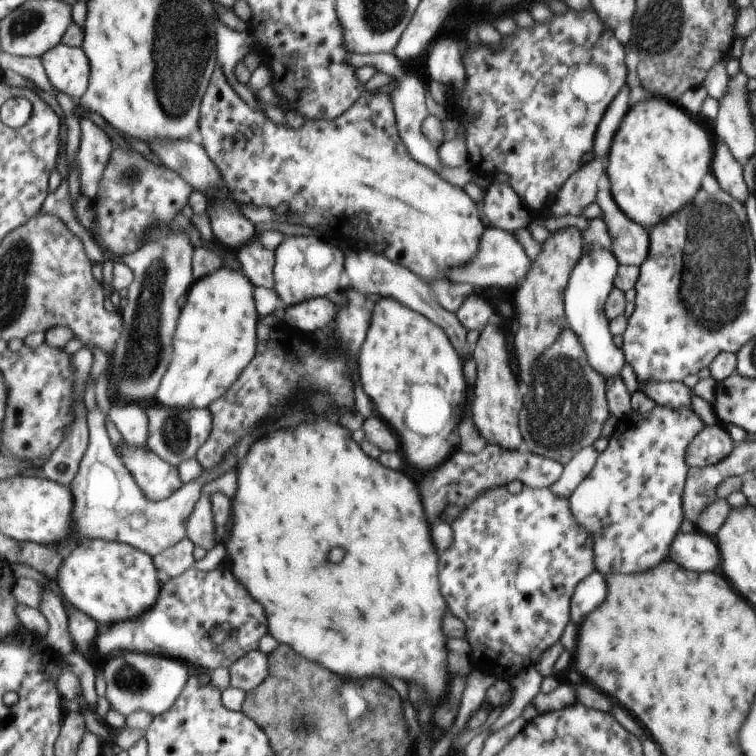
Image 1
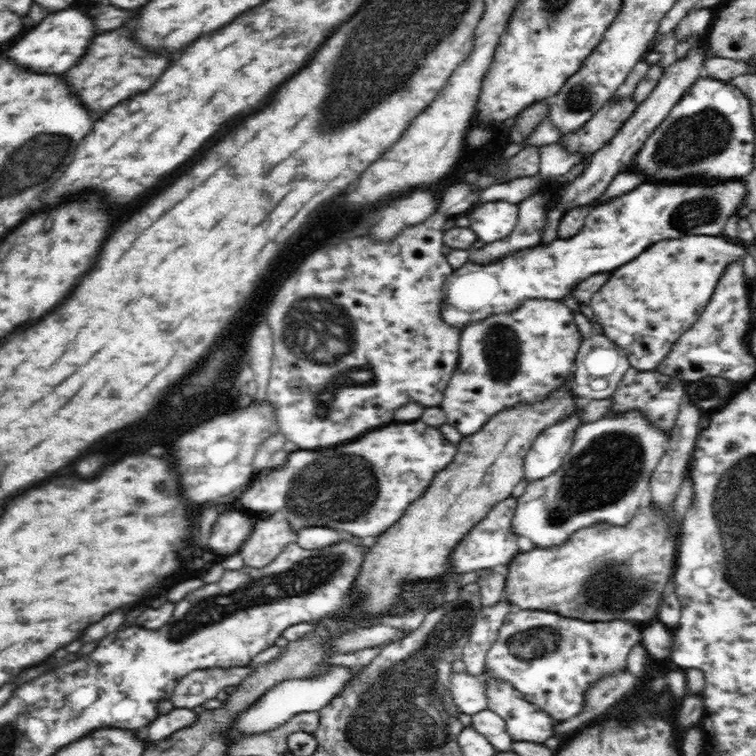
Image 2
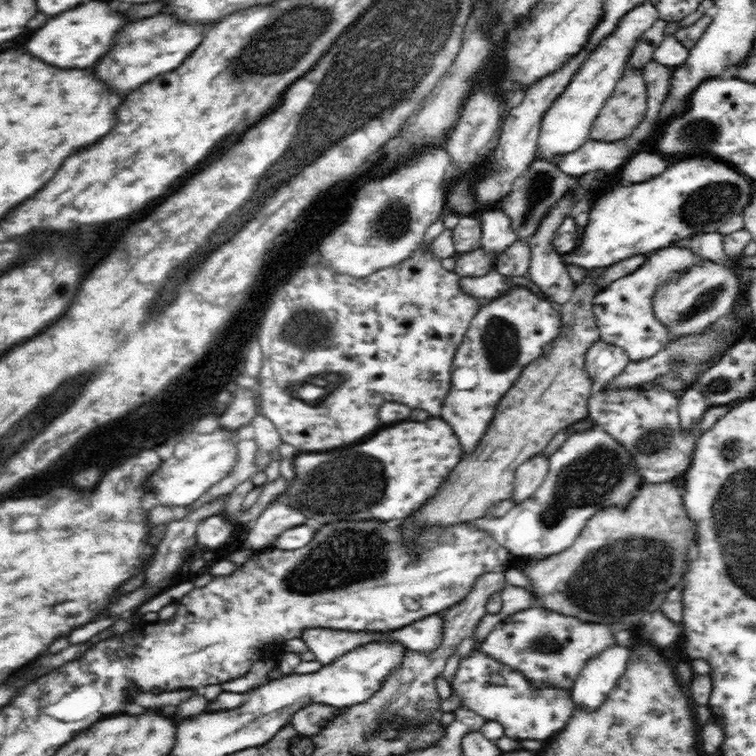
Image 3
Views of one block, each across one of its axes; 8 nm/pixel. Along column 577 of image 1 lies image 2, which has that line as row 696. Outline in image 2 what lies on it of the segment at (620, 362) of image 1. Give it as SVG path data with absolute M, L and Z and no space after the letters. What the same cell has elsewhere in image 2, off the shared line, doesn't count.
M340 665L330 668L328 671L328 673L314 679L303 679L302 681L299 679L298 681L279 683L278 686L268 690L258 702L254 702L253 706L248 706L248 710L244 710L238 716L238 720L234 722L234 729L240 730L242 733L260 734L279 727L301 712L319 712L338 693L341 693L341 690L346 688L347 683L359 673L358 670L356 670L356 673L351 673L350 671L355 670L350 670Z

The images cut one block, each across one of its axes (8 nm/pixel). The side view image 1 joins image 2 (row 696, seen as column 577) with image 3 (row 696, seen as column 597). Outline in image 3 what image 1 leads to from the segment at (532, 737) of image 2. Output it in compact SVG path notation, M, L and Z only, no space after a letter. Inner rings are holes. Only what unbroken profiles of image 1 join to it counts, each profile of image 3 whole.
M473 650L460 659L452 692L462 699L464 708L478 713L486 720L495 720L504 726L508 738L514 740L546 740L560 732L574 712L574 704L566 702L571 690L534 690L530 681L509 666ZM562 696L562 698L560 698Z

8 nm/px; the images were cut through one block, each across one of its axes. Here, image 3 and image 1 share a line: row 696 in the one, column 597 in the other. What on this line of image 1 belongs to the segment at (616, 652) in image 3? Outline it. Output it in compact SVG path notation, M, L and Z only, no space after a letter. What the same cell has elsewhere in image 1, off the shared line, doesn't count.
M596 570L581 580L575 588L571 598L571 620L580 626L585 616L596 610L606 598L606 584L602 574Z

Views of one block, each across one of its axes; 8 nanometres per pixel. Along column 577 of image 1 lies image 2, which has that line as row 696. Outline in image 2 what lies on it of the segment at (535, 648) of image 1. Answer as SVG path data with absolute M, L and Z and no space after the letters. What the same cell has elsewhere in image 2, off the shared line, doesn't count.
M512 610L499 630L496 642L485 658L486 672L494 682L506 683L517 691L523 700L546 712L554 721L565 721L582 714L584 692L597 681L627 670L626 660L630 650L642 643L642 628L638 630L628 620L610 622L585 622L565 618L555 613L538 610Z

